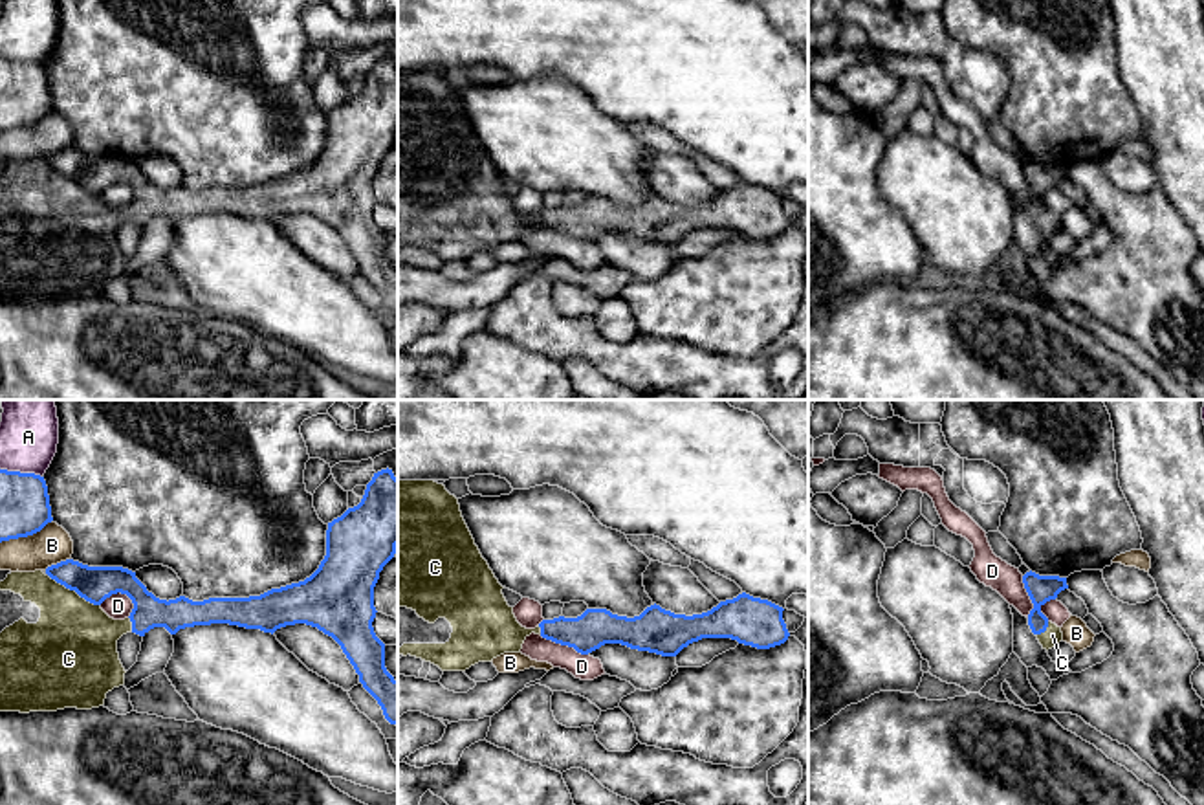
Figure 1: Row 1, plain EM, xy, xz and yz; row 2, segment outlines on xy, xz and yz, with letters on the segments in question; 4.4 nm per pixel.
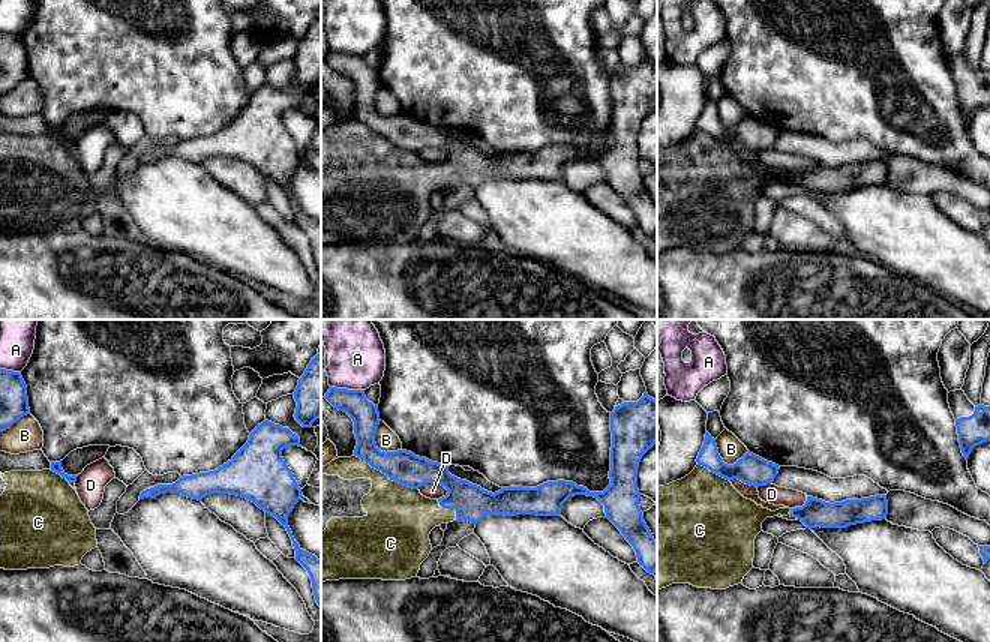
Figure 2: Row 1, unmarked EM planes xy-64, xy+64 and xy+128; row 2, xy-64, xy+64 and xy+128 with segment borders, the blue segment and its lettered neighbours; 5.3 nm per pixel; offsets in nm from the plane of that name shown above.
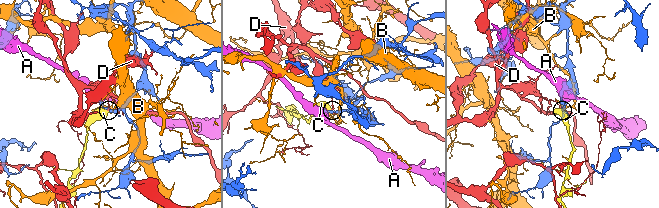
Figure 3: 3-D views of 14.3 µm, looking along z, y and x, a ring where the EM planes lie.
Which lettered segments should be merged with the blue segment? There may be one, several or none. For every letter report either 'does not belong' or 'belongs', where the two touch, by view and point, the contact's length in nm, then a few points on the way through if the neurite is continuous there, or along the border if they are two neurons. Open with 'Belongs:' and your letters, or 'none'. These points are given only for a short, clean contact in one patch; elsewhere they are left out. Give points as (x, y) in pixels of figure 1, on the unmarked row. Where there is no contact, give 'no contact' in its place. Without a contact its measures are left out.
Belongs: C
A: does not belong | xy (19, 61) | 190 nm | along xy (0, 57), (37, 63), (41, 66)
B: does not belong | xy (26, 125) | 260 nm
C: belongs | xy (74, 178) | 280 nm
D: does not belong | xy (120, 180) | 160 nm

